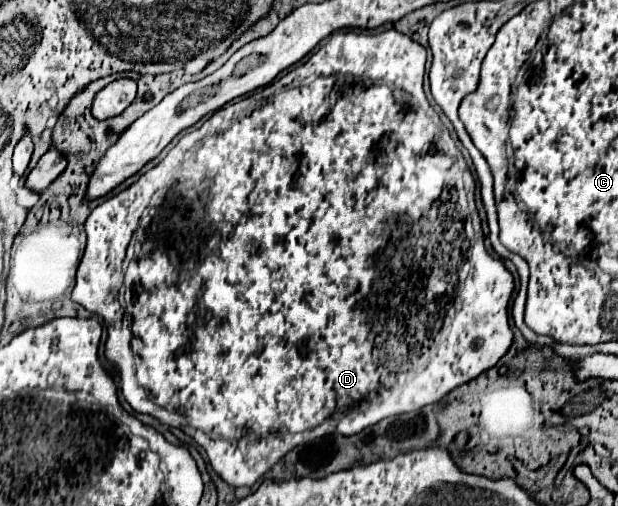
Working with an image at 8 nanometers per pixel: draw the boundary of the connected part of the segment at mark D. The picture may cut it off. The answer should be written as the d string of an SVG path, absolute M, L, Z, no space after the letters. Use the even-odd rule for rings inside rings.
M395 29L381 33L369 33L366 30L349 30L346 33L336 31L303 65L297 65L289 73L281 75L269 87L255 91L237 103L229 103L217 109L203 123L201 129L195 129L181 137L181 141L157 167L141 175L139 181L133 183L129 189L111 199L105 199L97 209L93 209L85 223L87 249L77 269L77 283L71 299L87 311L103 317L109 331L105 357L113 361L121 371L121 391L125 399L135 411L141 409L137 413L147 413L161 423L169 427L179 427L187 435L191 435L207 451L211 467L231 487L253 487L265 475L265 471L269 471L281 457L285 457L287 451L297 445L307 445L331 433L357 435L385 417L403 415L429 403L437 403L455 387L469 383L479 373L497 365L497 361L513 345L513 331L509 327L507 315L507 305L515 287L513 275L505 269L501 259L491 257L483 245L481 219L475 207L473 175L455 141L451 139L449 129L441 123L439 115L433 111L423 93L425 59L425 49ZM135 229L135 255L125 271L125 301L131 303L127 313L129 317L133 317L129 323L129 333L131 349L137 363L137 379L133 355L129 353L129 349L121 353L121 317L124 316L124 309L121 309L121 303L117 301L119 289L123 287L121 265ZM179 269L185 271L183 277L179 277Z

